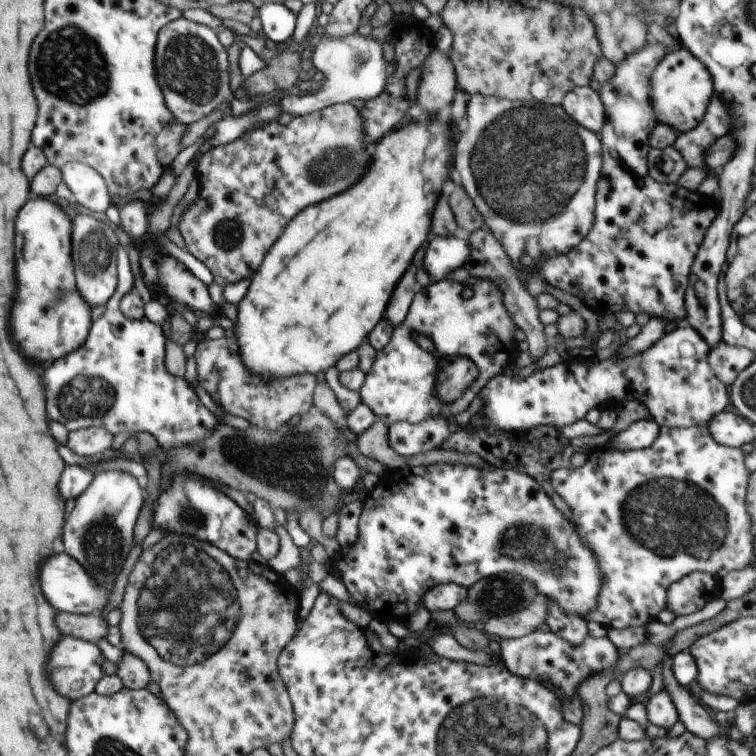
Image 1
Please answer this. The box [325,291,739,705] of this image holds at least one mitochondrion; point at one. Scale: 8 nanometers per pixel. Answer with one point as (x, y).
(668, 516)

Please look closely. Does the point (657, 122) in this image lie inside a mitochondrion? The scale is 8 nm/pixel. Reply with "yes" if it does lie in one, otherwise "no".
no

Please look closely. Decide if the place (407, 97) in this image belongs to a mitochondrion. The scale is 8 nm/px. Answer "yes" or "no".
no

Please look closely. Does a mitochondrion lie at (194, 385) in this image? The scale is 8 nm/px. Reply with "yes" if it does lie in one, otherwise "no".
no

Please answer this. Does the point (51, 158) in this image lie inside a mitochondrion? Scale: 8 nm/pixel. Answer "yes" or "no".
no

